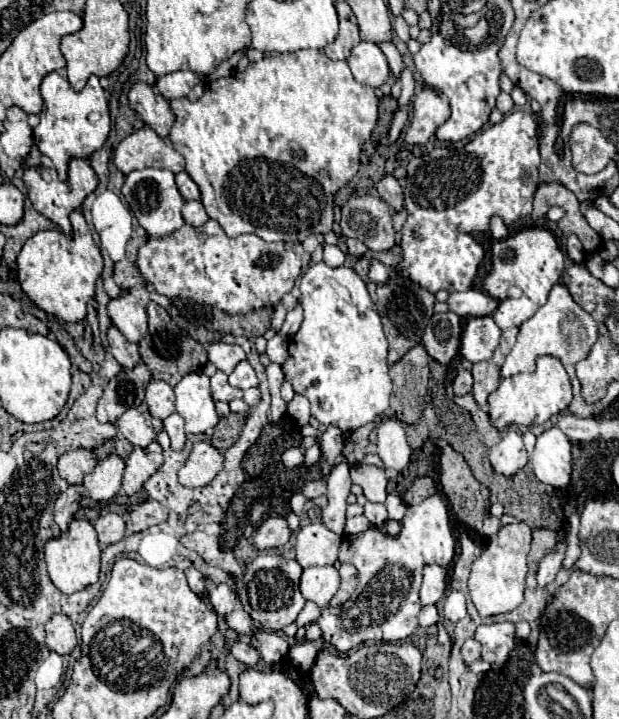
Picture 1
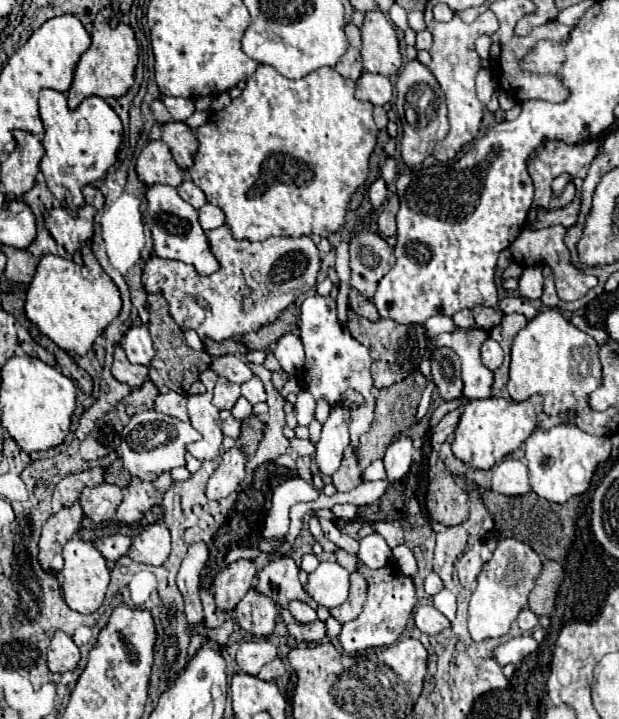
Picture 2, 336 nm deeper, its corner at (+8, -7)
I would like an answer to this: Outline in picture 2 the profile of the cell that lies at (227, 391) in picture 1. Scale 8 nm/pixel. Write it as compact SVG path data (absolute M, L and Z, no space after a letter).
M219 377L213 389L213 405L217 409L233 409L235 401L241 397L241 389L239 385L231 383L225 377Z

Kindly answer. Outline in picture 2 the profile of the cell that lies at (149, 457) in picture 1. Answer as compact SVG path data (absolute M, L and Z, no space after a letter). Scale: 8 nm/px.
M161 473L151 483L145 483L141 479L133 477L129 487L125 489L125 497L123 497L121 505L117 507L115 517L121 523L135 523L135 521L139 521L143 511L151 509L155 503L161 501L161 495L169 489L169 485L171 485L171 475L169 473Z

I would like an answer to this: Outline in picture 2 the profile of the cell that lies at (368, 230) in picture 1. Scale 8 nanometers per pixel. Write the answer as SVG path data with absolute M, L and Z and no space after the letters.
M351 231L349 255L351 287L371 299L379 279L395 265L393 249L375 231Z

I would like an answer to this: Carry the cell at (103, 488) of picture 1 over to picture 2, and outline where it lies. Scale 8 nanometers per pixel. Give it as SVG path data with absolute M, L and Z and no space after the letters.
M101 483L97 487L83 489L79 501L81 501L83 513L91 521L101 523L101 521L113 519L115 509L121 503L121 499L123 499L123 491L117 485L113 485L113 483Z

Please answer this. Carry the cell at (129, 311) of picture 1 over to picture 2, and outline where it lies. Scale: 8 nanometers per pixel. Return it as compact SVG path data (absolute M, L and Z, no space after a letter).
M133 325L121 339L121 347L125 349L125 355L131 363L139 365L149 365L153 359L153 345L151 345L151 335L145 325Z

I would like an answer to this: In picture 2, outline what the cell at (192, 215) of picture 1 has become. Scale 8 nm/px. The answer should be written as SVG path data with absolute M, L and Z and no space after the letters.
M205 203L201 209L199 209L199 223L203 229L217 229L225 223L225 215L219 207L211 205L211 203Z

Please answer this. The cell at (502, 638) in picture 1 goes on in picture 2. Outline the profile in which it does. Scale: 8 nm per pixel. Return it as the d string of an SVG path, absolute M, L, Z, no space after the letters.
M519 635L519 637L513 637L505 643L501 643L499 647L495 647L493 651L493 659L505 667L507 663L519 663L525 655L533 653L537 649L537 641L529 635Z

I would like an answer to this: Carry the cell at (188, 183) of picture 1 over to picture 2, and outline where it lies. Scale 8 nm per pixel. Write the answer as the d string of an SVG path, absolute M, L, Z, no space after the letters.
M185 179L179 187L177 187L177 193L181 195L181 199L185 199L189 205L193 205L195 209L203 207L207 203L205 199L205 193L191 181L191 179Z

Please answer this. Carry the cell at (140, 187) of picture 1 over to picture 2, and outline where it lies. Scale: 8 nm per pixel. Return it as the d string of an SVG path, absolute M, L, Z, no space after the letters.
M151 185L145 191L145 201L147 201L145 225L151 229L153 249L157 257L179 259L179 261L191 263L199 273L213 273L219 269L217 259L209 253L209 245L197 221L197 211L177 195L175 187Z

